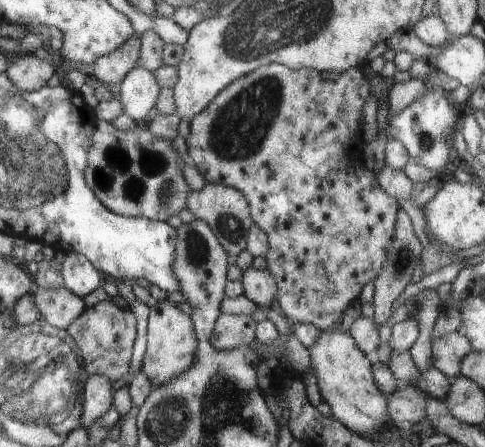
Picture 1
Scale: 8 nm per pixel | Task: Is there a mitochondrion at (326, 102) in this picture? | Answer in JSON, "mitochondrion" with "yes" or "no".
{"mitochondrion":"no"}

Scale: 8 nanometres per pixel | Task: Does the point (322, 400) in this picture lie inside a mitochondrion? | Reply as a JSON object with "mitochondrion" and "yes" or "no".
{"mitochondrion":"no"}

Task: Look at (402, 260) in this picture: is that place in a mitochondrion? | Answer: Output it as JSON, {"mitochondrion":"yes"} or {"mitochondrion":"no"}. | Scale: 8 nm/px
{"mitochondrion":"yes"}

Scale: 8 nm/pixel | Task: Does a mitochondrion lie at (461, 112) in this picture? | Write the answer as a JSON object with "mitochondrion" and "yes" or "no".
{"mitochondrion":"no"}

